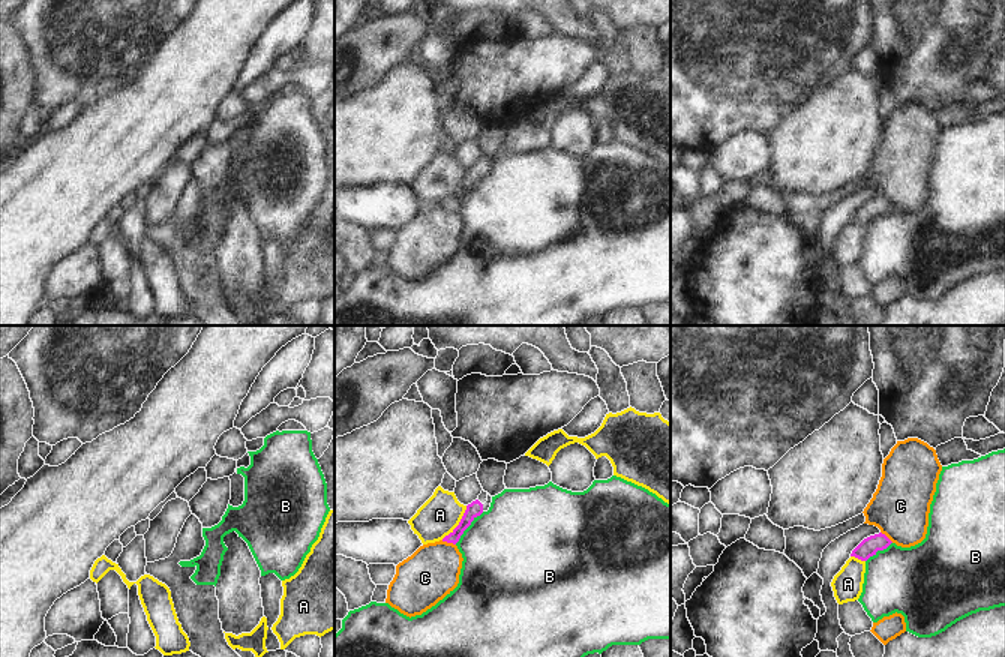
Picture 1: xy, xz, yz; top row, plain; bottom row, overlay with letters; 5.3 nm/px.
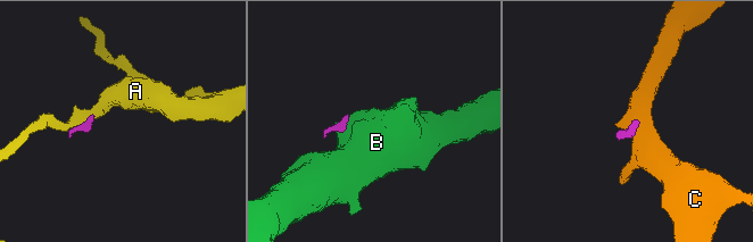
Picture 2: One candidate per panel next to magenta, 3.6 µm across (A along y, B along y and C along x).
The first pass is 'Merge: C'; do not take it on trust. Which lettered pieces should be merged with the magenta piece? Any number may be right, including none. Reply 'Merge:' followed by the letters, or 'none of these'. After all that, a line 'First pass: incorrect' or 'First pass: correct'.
Merge: none of these
First pass: incorrect

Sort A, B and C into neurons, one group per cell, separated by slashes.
A / B / C

